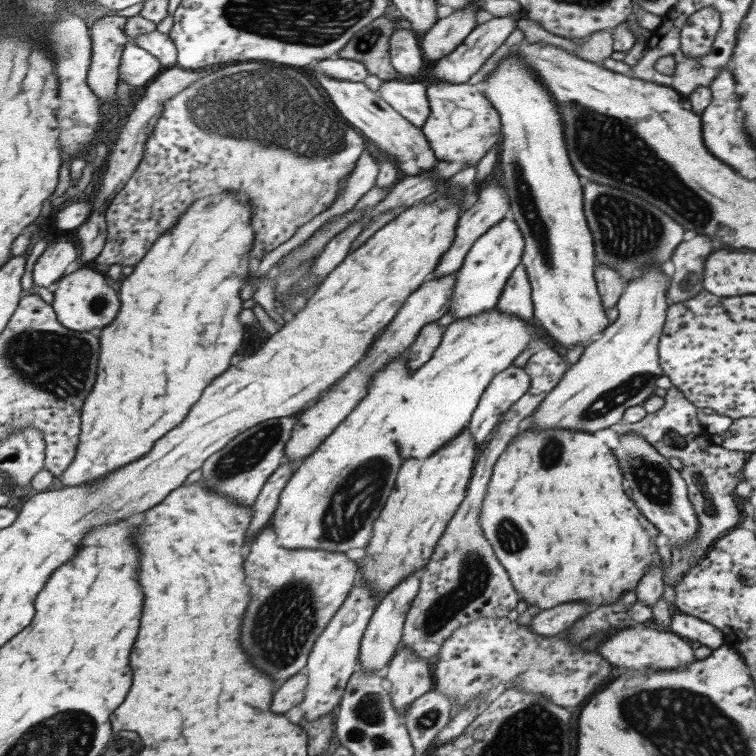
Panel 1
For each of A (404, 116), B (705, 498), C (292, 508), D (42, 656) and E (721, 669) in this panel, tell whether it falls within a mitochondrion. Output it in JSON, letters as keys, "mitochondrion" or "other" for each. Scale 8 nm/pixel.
{"A":"other","B":"mitochondrion","C":"other","D":"other","E":"other"}

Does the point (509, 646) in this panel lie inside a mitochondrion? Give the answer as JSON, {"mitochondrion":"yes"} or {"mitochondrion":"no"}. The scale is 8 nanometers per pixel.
{"mitochondrion":"no"}

